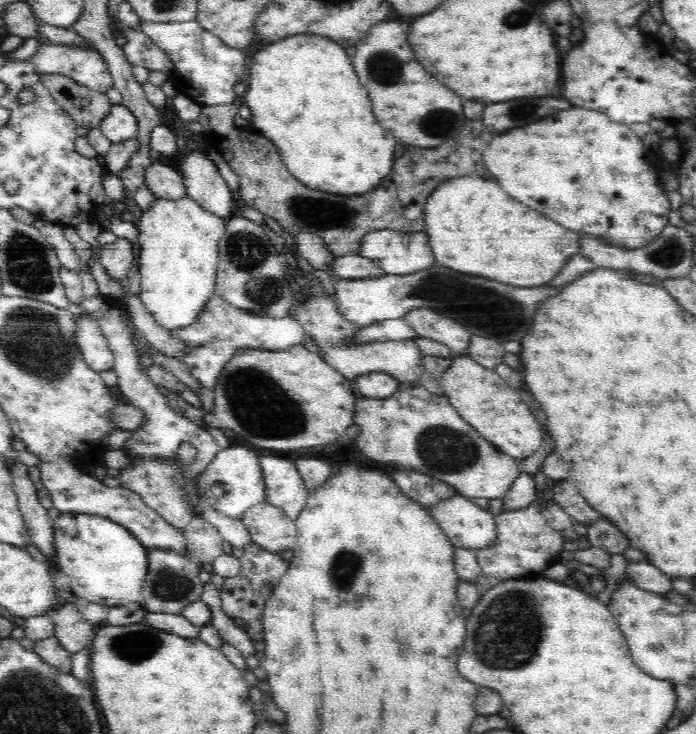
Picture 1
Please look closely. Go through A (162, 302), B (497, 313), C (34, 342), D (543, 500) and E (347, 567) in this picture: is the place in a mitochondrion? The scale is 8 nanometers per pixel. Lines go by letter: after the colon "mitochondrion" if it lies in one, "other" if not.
A: other
B: mitochondrion
C: mitochondrion
D: other
E: mitochondrion

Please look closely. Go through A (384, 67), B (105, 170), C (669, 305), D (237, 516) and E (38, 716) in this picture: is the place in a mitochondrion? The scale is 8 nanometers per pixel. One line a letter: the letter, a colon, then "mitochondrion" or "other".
A: mitochondrion
B: other
C: other
D: other
E: mitochondrion

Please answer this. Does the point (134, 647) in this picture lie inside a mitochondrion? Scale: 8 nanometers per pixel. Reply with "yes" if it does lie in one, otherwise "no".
yes

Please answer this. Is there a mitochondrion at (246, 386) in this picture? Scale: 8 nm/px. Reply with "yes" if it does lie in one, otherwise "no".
yes

